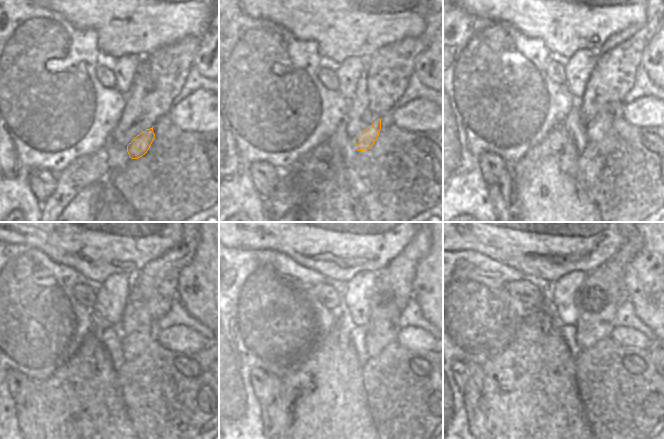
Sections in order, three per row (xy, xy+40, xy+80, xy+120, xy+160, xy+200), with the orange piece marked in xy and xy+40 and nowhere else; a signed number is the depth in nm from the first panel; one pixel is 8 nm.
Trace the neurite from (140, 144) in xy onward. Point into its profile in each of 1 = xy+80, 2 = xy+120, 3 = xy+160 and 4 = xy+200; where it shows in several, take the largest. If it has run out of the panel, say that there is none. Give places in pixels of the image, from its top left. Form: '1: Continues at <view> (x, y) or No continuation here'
1: Continues at xy+80 (595, 129)
2: Continues at xy+120 (140, 328)
3: Continues at xy+160 (371, 309)
4: Continues at xy+200 (593, 300).

